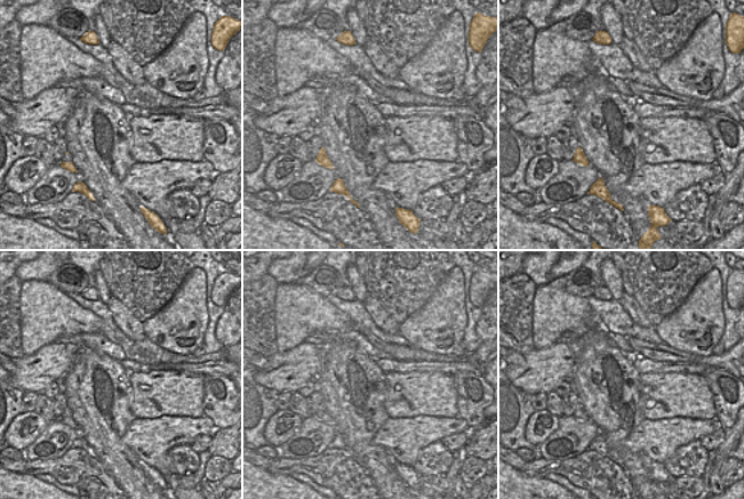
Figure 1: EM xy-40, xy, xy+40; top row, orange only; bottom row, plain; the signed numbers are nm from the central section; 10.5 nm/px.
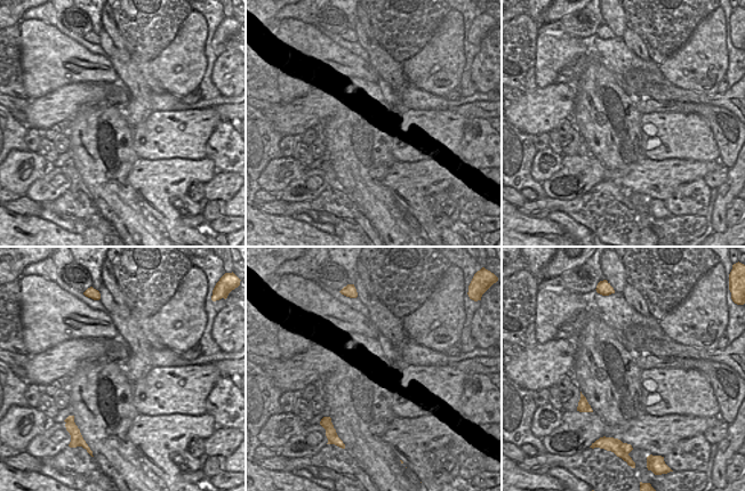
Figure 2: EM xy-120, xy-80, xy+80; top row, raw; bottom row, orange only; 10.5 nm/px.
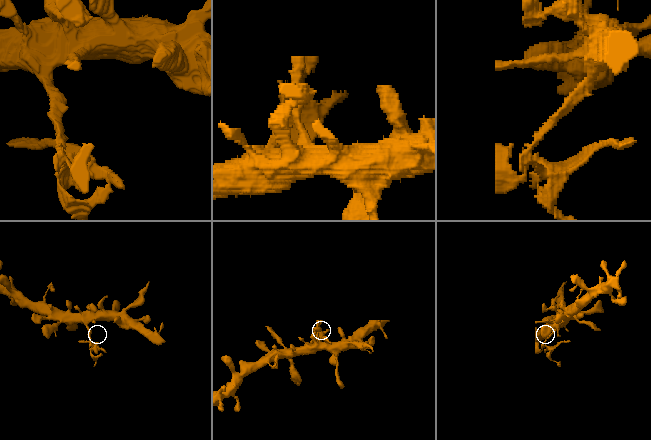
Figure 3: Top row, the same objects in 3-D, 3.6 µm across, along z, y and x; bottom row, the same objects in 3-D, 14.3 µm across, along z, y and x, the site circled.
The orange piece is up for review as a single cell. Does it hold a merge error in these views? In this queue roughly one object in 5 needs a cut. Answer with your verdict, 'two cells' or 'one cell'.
two cells

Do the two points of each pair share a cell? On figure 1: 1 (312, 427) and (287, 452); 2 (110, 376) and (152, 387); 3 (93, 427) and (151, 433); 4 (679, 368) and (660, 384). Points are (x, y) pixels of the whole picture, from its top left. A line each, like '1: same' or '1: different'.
1: same
2: different
3: different
4: different

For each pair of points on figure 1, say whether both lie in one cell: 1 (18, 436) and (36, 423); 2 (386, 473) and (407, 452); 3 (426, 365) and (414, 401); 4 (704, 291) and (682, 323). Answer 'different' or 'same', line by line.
1: same
2: different
3: different
4: same

